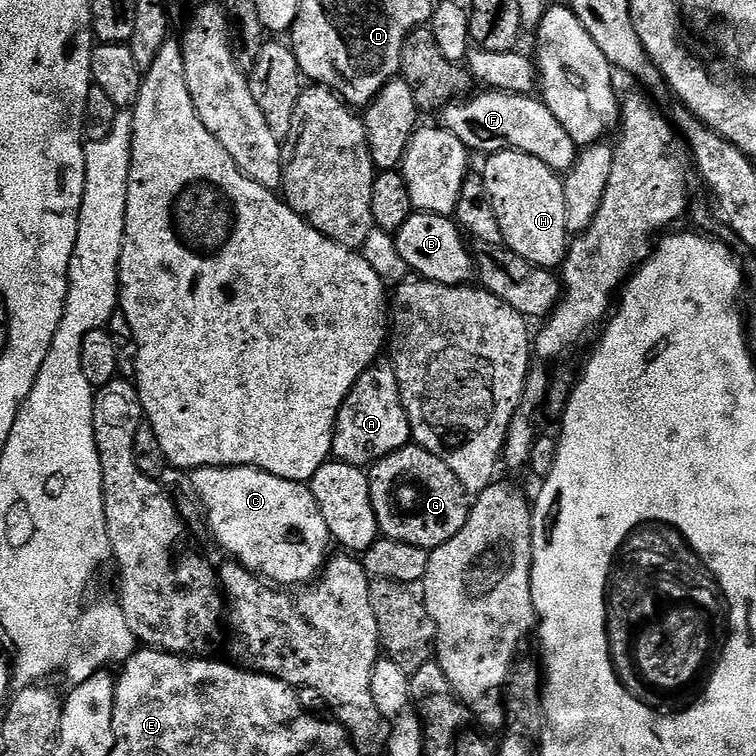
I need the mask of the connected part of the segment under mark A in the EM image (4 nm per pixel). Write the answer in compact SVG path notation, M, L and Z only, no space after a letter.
M391 363L371 364L360 375L355 386L348 391L348 397L338 410L336 428L332 432L332 456L337 461L364 470L386 454L405 448L411 440L412 427L400 397L398 378Z

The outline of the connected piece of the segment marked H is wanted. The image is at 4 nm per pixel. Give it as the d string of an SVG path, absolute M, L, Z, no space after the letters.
M505 150L493 152L485 160L482 179L501 227L504 247L540 268L559 269L570 243L563 179L546 162L530 154Z

